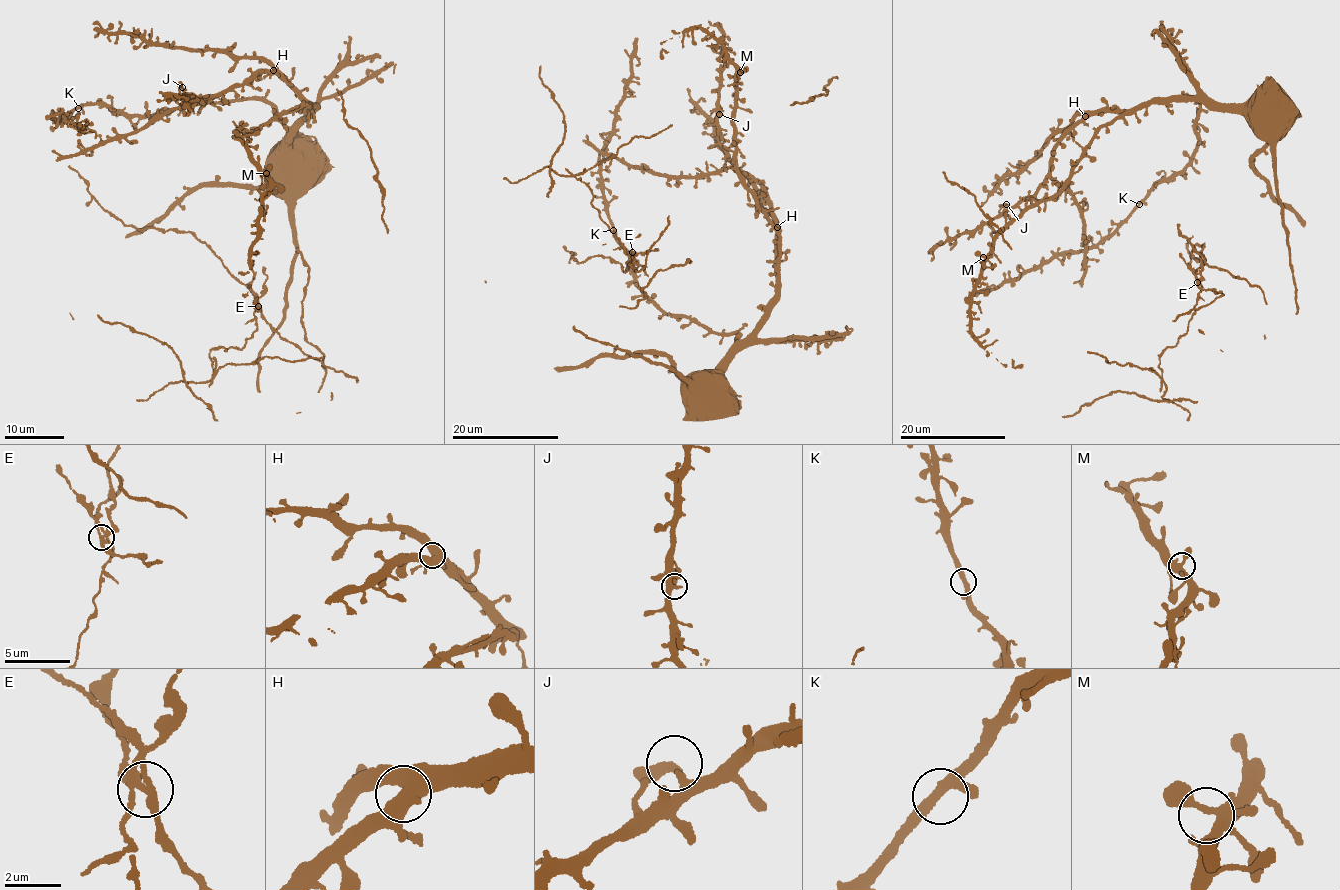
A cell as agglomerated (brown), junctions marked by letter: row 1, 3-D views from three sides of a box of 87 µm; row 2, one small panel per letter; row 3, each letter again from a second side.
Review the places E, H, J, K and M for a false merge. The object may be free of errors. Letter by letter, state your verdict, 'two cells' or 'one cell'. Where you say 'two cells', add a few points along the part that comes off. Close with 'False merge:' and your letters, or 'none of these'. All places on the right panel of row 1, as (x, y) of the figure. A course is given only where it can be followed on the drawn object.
E: two cells | (1197, 282), (1201, 292), (1185, 334), (1162, 350), (1160, 377), (1087, 352)
H: one cell
J: one cell
K: one cell
M: one cell
False merge: E

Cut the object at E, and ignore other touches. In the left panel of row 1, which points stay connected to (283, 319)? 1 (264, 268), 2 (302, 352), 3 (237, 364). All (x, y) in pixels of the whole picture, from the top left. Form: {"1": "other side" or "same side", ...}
{"1": "other side", "2": "same side", "3": "other side"}

